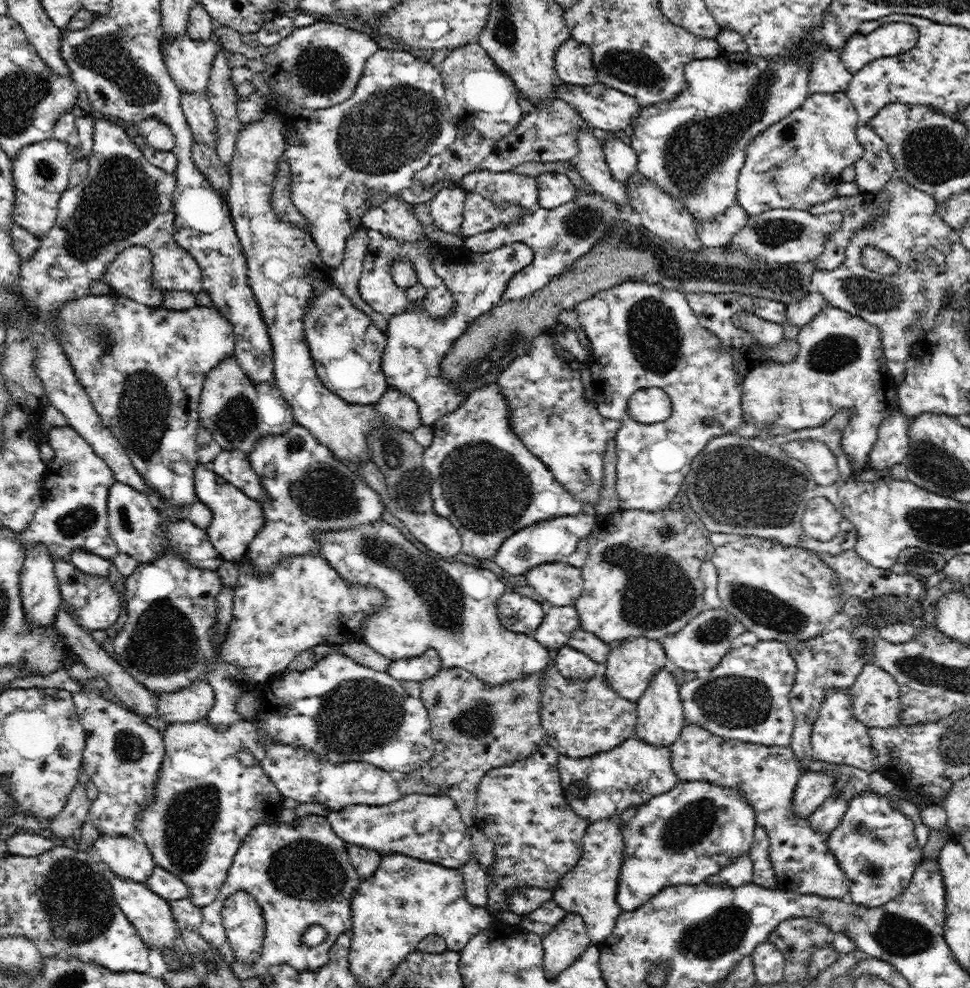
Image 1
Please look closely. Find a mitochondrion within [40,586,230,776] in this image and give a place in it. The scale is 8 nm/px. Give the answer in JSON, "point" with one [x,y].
{"point":[164,642]}

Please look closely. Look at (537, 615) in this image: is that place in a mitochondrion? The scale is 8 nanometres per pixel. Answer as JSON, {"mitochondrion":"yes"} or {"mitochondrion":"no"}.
{"mitochondrion":"no"}

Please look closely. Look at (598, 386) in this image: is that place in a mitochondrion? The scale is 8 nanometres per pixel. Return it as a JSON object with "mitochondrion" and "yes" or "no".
{"mitochondrion":"no"}

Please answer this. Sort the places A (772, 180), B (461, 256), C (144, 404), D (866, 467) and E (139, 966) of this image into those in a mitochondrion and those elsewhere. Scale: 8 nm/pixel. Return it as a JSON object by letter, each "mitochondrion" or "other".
{"A":"mitochondrion","B":"other","C":"mitochondrion","D":"other","E":"other"}

